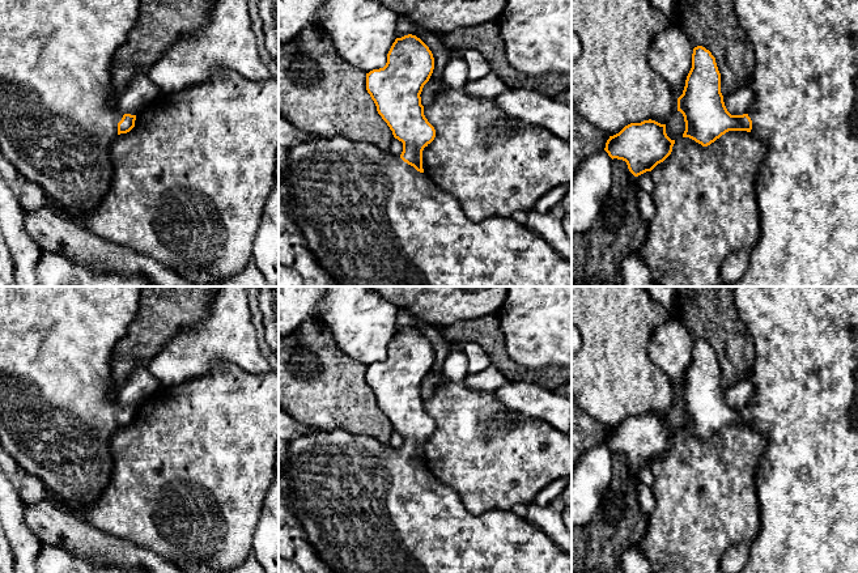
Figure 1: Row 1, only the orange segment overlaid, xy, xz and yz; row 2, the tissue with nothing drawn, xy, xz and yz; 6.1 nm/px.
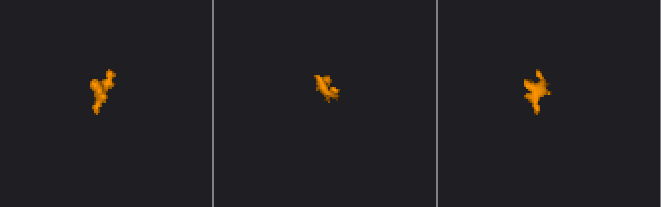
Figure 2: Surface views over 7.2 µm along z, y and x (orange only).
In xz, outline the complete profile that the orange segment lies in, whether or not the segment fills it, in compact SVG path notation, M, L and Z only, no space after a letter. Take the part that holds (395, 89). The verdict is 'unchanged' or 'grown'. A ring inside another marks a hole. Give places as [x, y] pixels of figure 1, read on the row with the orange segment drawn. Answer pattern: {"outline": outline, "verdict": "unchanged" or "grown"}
{"outline": "M408 34L396 38L383 68L366 73L366 90L377 106L378 114L387 123L395 139L403 143L400 156L385 152L370 143L347 140L344 137L313 139L309 143L296 143L288 152L286 170L283 175L286 192L284 195L292 220L298 225L310 251L318 264L331 276L339 286L572 286L572 263L564 259L549 243L511 217L492 216L480 222L471 221L463 211L460 201L451 194L442 191L422 169L422 150L436 137L434 127L424 115L421 92L434 69L434 58L429 47L416 35Z", "verdict": "grown"}

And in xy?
{"outline": "M0 0L0 152L21 175L44 190L50 198L46 205L58 212L73 207L78 212L77 221L107 194L112 178L112 140L135 127L136 115L119 113L116 99L111 97L111 67L116 50L137 21L139 10L140 0Z", "verdict": "grown"}

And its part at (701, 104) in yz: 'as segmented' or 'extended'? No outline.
extended

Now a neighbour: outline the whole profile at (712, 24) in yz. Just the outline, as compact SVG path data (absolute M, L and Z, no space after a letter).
M675 0L674 21L684 31L693 47L702 46L715 58L721 73L723 98L751 80L755 68L755 51L739 26L735 0Z

